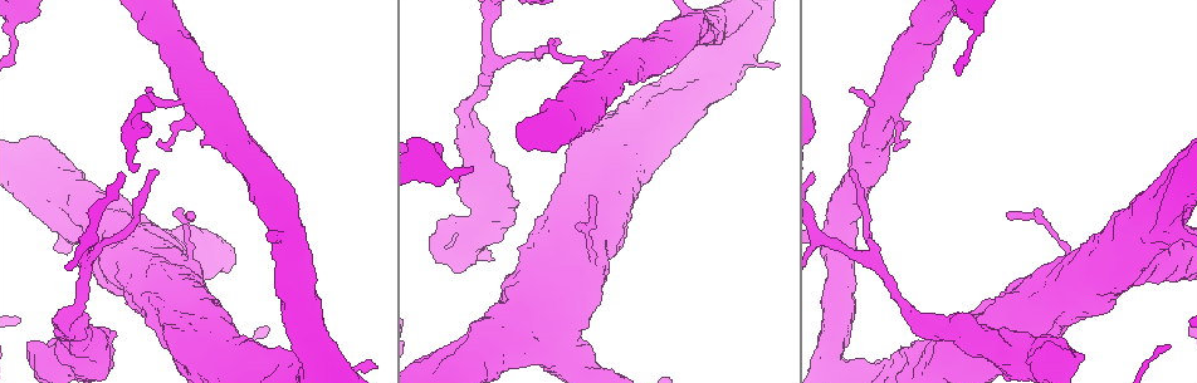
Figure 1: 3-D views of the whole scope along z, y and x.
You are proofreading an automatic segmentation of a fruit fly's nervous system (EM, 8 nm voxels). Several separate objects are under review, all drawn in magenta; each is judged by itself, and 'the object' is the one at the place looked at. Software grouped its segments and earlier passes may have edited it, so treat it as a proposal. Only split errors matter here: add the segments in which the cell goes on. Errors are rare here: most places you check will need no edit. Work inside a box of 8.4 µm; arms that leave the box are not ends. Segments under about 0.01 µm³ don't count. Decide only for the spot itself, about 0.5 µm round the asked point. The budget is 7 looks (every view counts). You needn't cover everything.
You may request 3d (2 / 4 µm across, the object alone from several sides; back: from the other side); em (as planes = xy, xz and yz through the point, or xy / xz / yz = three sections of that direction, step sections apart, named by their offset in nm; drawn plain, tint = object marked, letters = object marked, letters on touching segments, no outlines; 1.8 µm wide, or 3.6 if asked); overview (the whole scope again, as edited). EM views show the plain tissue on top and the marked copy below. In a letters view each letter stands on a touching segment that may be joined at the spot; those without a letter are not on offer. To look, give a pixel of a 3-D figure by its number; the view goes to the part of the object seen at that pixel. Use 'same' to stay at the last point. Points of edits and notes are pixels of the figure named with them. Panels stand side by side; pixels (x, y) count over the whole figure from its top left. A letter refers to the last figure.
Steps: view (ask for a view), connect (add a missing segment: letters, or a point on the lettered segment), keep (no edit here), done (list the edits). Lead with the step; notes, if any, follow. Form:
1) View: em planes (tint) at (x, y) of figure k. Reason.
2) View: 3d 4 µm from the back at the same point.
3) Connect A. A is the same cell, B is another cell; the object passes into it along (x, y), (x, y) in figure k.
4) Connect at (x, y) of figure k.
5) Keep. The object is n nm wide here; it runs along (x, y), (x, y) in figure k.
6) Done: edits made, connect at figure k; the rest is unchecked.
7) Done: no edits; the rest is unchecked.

View: 3d 2 µm at (559, 44) of figure 1. An open end.

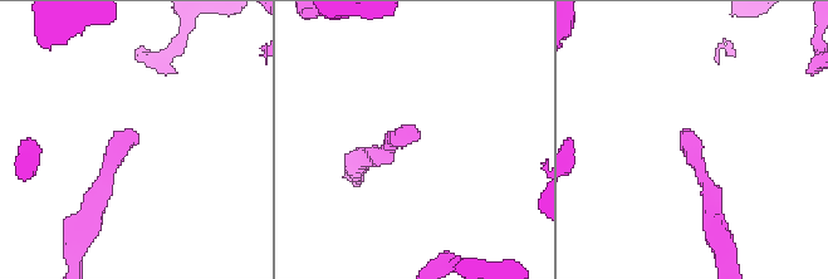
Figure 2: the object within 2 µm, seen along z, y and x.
View: em 3.6 µm yz step 4 (letters) at (418, 137) of figure 2.

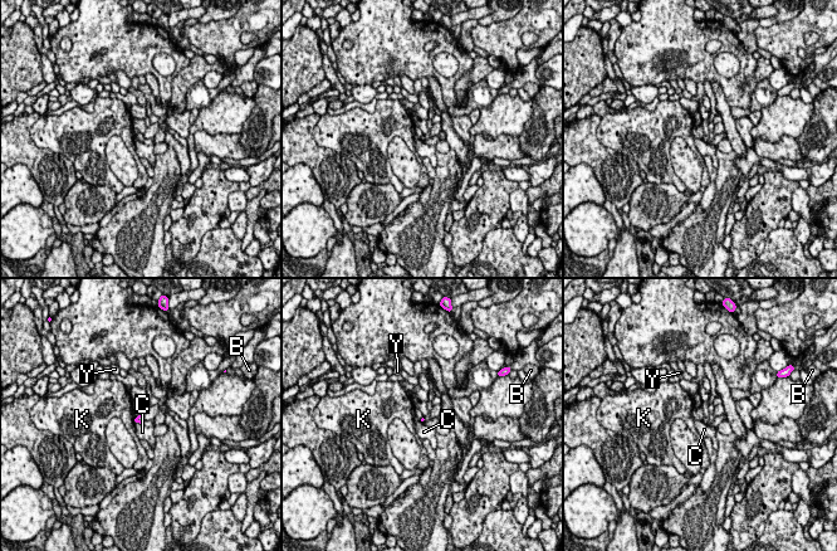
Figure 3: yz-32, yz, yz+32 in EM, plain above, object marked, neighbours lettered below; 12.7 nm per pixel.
View: em 3.6 µm planes (letters) at the same point.

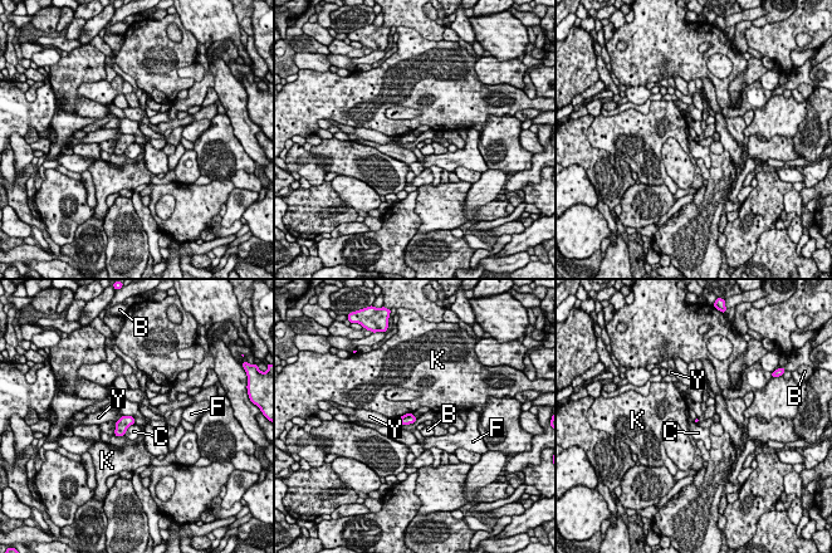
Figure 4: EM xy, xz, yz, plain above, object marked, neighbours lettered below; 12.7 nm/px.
Keep. B, C, F, K and Y are other cells; a border runs along (399, 419), (402, 424), (416, 421) in figure 4; none of them fits.

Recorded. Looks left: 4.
View: em 3.6 µm xy step 16 (letters) at (829, 369) of figure 1. Calibre changes.

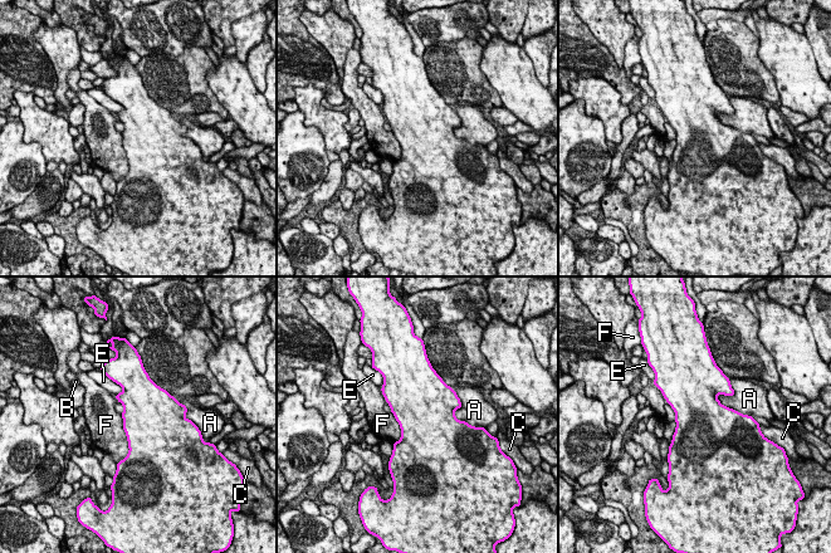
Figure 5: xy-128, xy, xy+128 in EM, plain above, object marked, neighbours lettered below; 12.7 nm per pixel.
Keep. A, B, C, E and F are other cells; a border runs along (121, 414), (128, 448), (125, 458) in figure 5; none of them fits.

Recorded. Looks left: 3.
View: 3d 4 µm at (1046, 367) of figure 1. Sudden change in width.

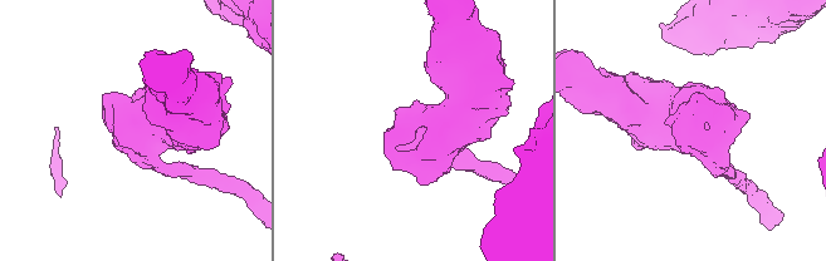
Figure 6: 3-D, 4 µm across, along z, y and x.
View: em planes (letters) at (394, 134) of figure 6. Need the tissue.

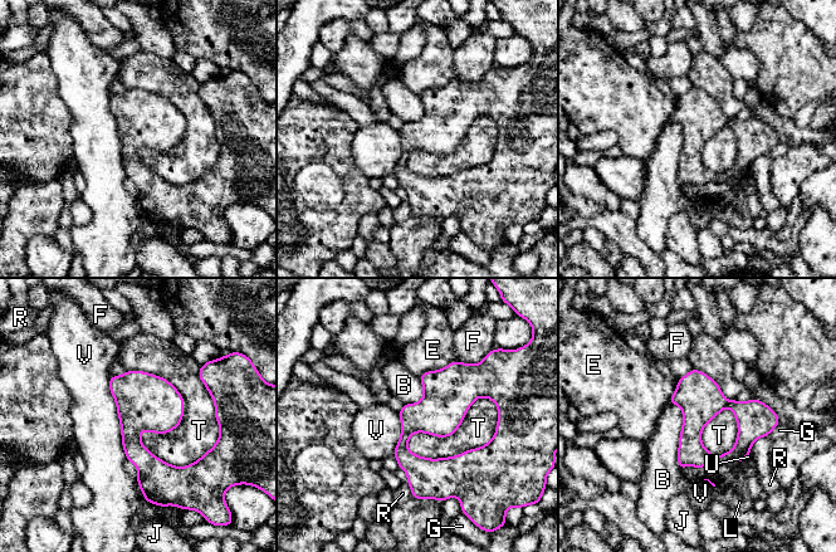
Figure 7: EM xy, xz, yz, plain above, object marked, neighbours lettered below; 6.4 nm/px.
Keep. B, E, F, G, J, L, R, T, U and V are other cells; it runs along (472, 367), (405, 434), (424, 494) in figure 7; none of them fits.

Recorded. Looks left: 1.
Done: no edits; the rest is unchecked.

